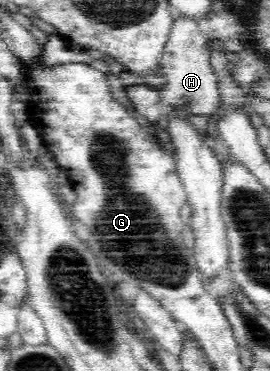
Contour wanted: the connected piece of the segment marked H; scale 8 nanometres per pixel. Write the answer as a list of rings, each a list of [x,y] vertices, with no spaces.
[[[176,17],[168,41],[154,65],[155,73],[165,76],[166,83],[157,87],[162,103],[166,107],[178,109],[192,115],[204,116],[207,127],[203,137],[204,144],[214,153],[221,166],[226,169],[235,164],[230,148],[218,131],[222,119],[222,99],[218,92],[218,78],[210,66],[209,38],[199,30],[196,20]]]

